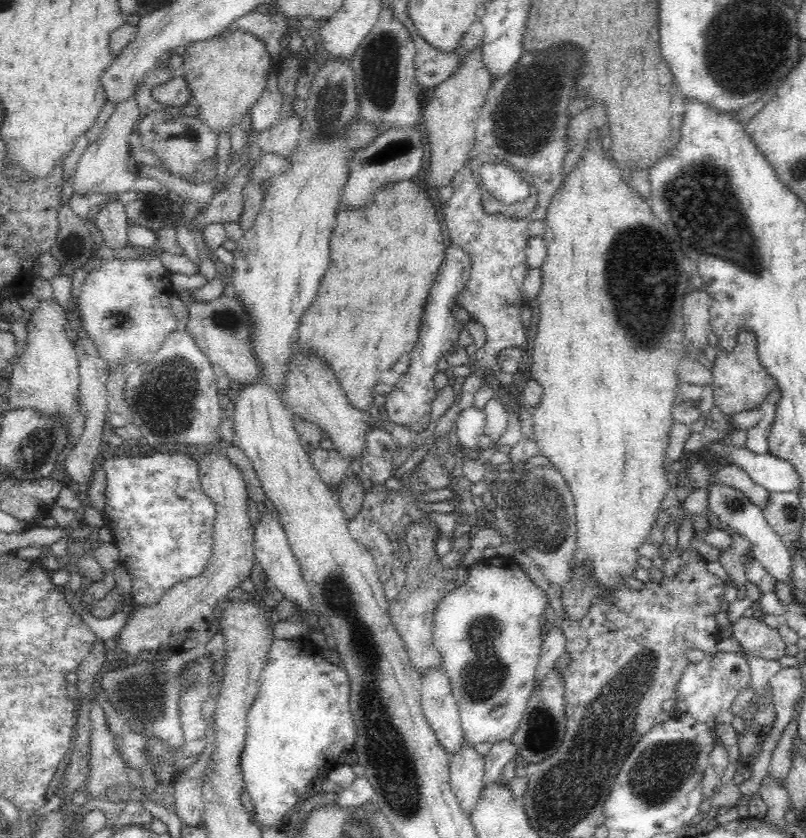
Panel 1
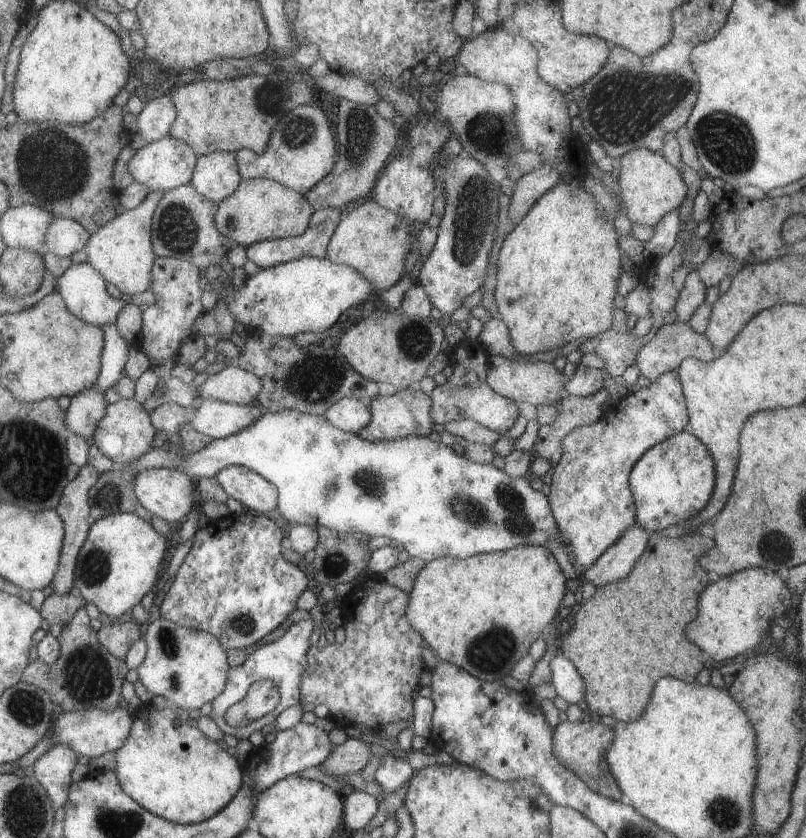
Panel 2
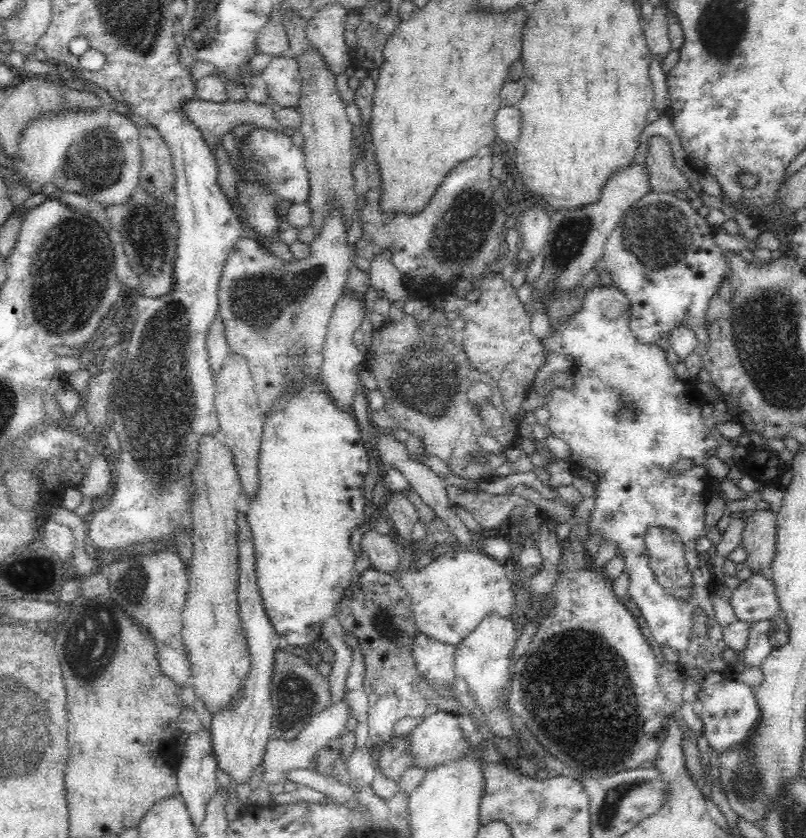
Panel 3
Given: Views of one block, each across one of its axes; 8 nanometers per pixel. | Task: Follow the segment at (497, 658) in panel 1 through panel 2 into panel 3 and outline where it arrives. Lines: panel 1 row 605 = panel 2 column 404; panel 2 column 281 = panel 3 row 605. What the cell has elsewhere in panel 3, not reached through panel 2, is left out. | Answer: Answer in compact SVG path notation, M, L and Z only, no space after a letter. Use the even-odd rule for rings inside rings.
M447 552L436 556L430 564L424 567L418 567L416 561L411 562L408 566L397 566L391 574L397 580L397 583L406 591L410 598L410 607L413 615L413 622L428 638L453 646L462 644L482 620L492 616L509 618L513 620L515 614L515 593L513 584L502 569L502 563L486 556L483 552Z

